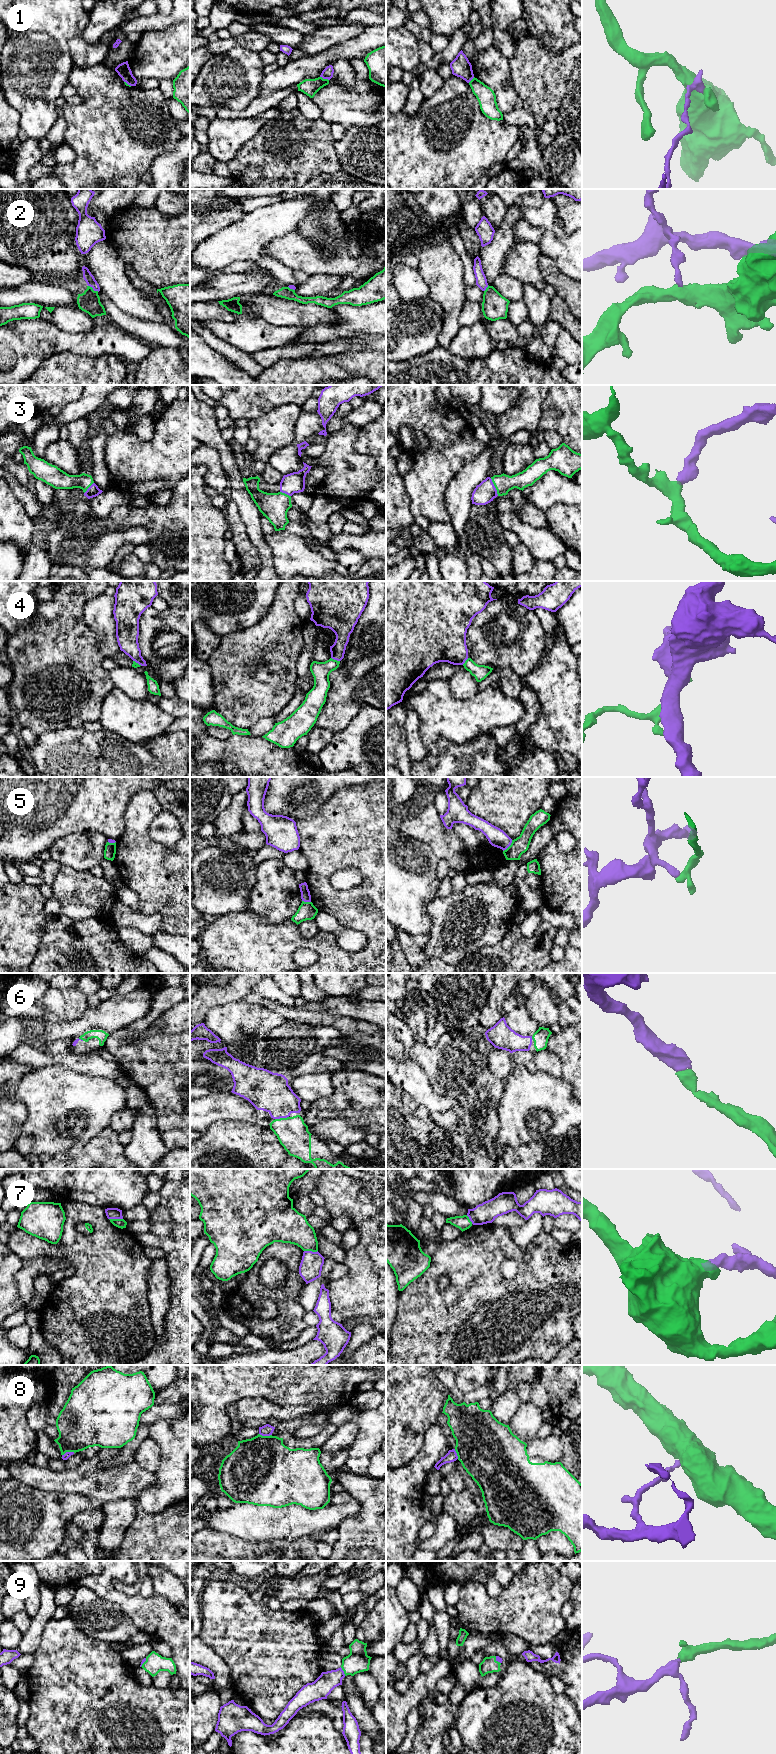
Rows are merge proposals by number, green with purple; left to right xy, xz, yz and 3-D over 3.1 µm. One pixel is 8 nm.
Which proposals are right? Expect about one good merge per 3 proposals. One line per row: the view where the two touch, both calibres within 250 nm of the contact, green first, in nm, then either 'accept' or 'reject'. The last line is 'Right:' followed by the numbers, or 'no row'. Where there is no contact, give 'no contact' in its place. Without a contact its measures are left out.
1: contact in xz; calibres 140 and 90 nm; reject
2: contact in xy; calibres 170 and 80 nm; reject
3: contact in yz; calibres 150 and 170 nm; accept
4: contact in xz; calibres 140 and 140 nm; reject
5: contact in yz; calibres 140 and 150 nm; reject
6: contact in xz; calibres 260 and 320 nm; accept
7: contact in xy; calibres 80 and 100 nm; reject
8: contact in xz; calibres 500 and 90 nm; reject
9: contact in xz; calibres 180 and 160 nm; accept
Right: 3, 6, 9

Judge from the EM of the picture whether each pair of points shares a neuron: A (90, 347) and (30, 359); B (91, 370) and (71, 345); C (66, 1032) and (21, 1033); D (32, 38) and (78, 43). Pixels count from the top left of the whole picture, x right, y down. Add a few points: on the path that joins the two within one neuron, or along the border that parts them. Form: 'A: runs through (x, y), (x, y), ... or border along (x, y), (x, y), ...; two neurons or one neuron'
A: runs through (75, 342), (49, 340), (45, 344); one neuron
B: border along (54, 354), (70, 351), (101, 356); two neurons
C: runs through (55, 1032), (51, 1032), (43, 1037), (32, 1036); one neuron
D: border along (81, 33), (68, 42), (74, 64); two neurons

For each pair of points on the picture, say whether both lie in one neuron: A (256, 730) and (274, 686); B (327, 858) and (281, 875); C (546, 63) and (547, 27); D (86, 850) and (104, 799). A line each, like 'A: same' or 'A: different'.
A: different
B: different
C: different
D: different

